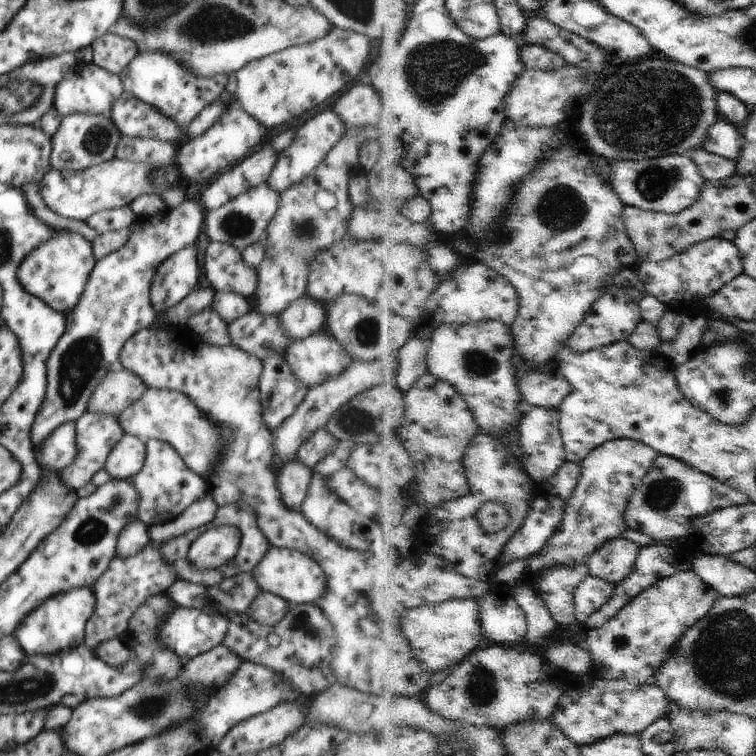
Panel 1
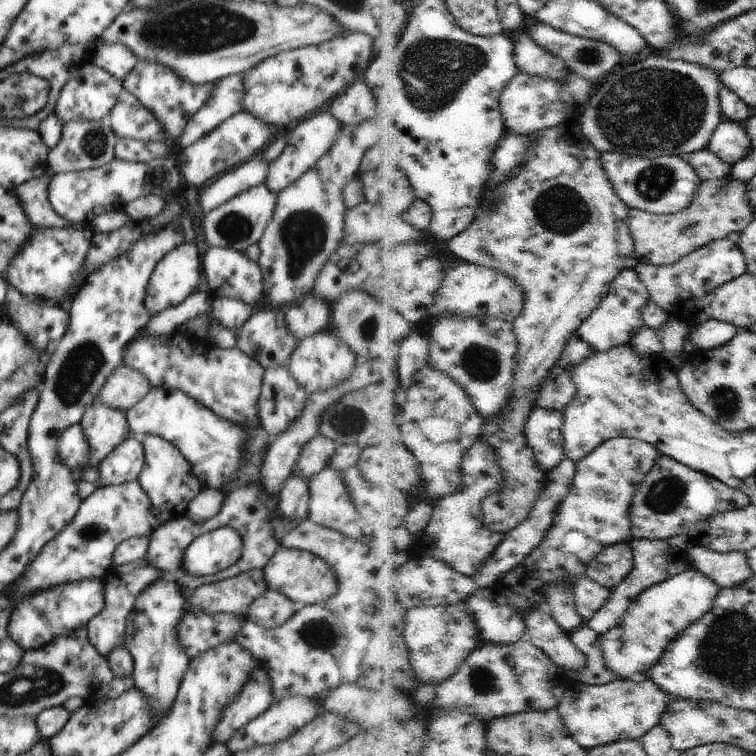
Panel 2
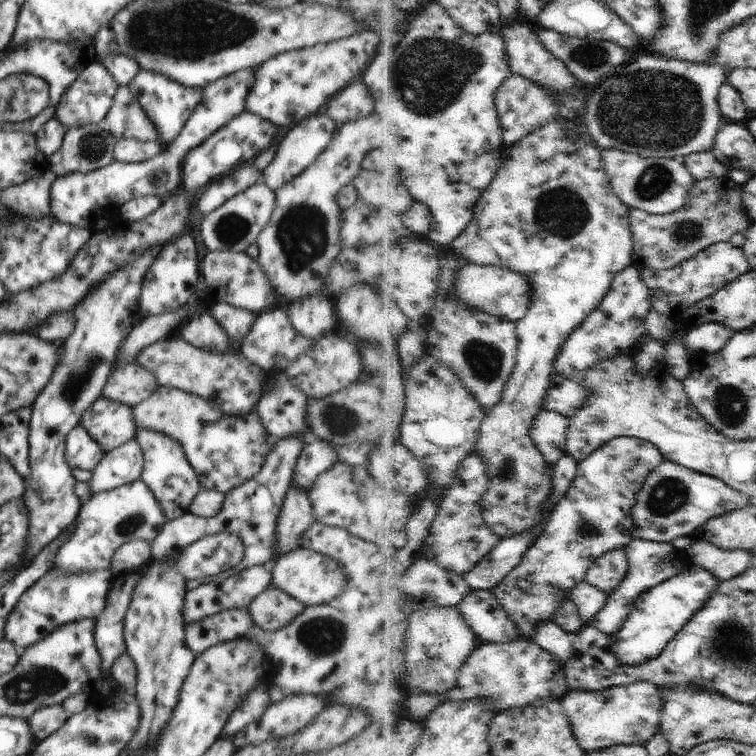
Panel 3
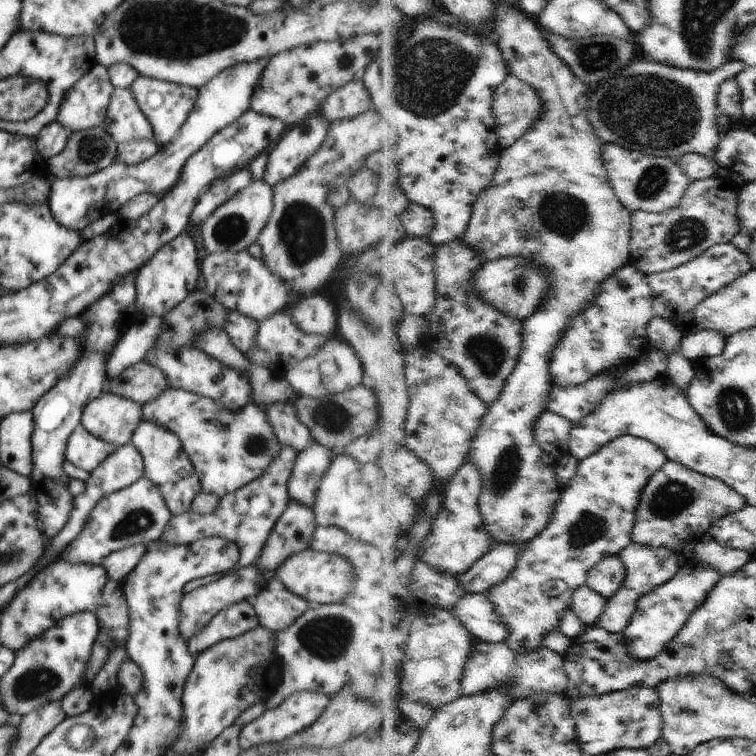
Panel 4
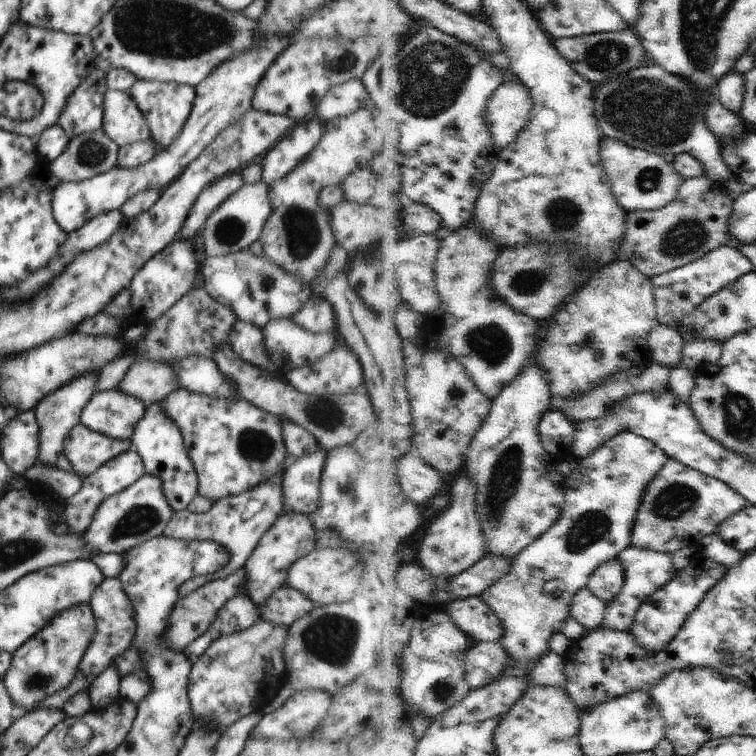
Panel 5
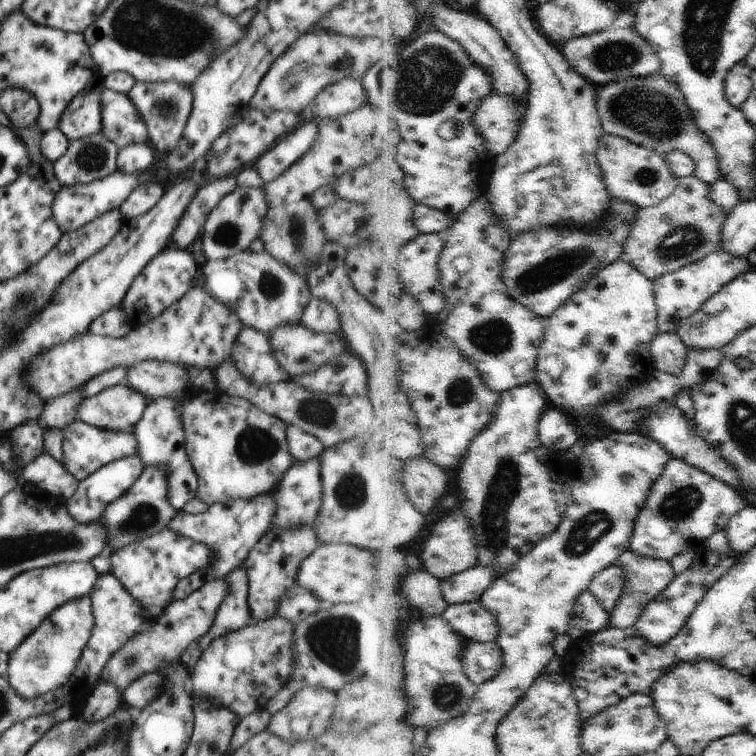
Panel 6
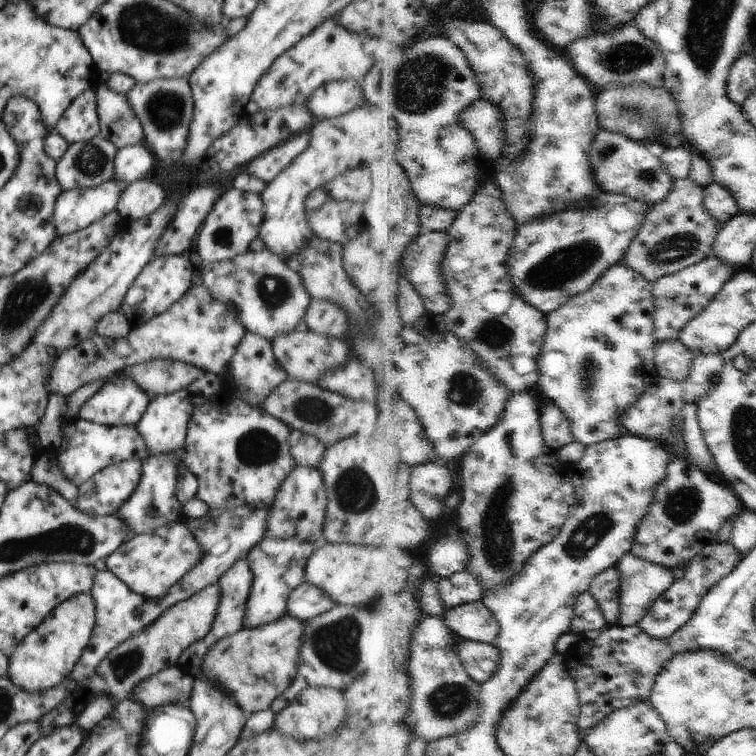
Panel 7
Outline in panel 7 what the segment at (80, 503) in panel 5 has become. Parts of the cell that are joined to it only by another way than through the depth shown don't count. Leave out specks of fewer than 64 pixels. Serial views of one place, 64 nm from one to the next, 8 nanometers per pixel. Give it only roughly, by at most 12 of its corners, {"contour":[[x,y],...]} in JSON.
{"contour":[[143,461],[103,468],[79,486],[76,508],[116,514],[136,490]]}

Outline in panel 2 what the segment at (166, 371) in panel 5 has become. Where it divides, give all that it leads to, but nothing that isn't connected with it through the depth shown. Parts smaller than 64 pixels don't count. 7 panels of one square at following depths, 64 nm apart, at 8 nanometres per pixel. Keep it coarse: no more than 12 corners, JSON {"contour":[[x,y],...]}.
{"contour":[[120,364],[97,400],[127,411],[150,392],[149,379]]}

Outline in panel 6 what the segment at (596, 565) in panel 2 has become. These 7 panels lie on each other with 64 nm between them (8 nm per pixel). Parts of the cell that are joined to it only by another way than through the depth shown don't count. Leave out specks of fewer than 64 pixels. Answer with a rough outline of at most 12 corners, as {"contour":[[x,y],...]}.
{"contour":[[615,563],[590,590],[612,614],[625,594],[625,568]]}

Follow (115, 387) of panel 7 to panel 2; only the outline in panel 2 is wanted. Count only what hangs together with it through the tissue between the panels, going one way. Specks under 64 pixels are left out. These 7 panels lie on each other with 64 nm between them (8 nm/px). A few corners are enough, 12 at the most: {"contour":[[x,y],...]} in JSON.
{"contour":[[96,400],[79,424],[90,446],[82,471],[98,469],[132,436],[126,411]]}

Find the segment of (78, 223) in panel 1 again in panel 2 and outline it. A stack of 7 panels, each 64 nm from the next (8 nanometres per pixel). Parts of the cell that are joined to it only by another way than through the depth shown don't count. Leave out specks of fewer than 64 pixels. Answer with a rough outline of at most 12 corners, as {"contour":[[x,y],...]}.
{"contour":[[53,173],[14,188],[24,216],[36,228],[77,226],[48,200]]}

